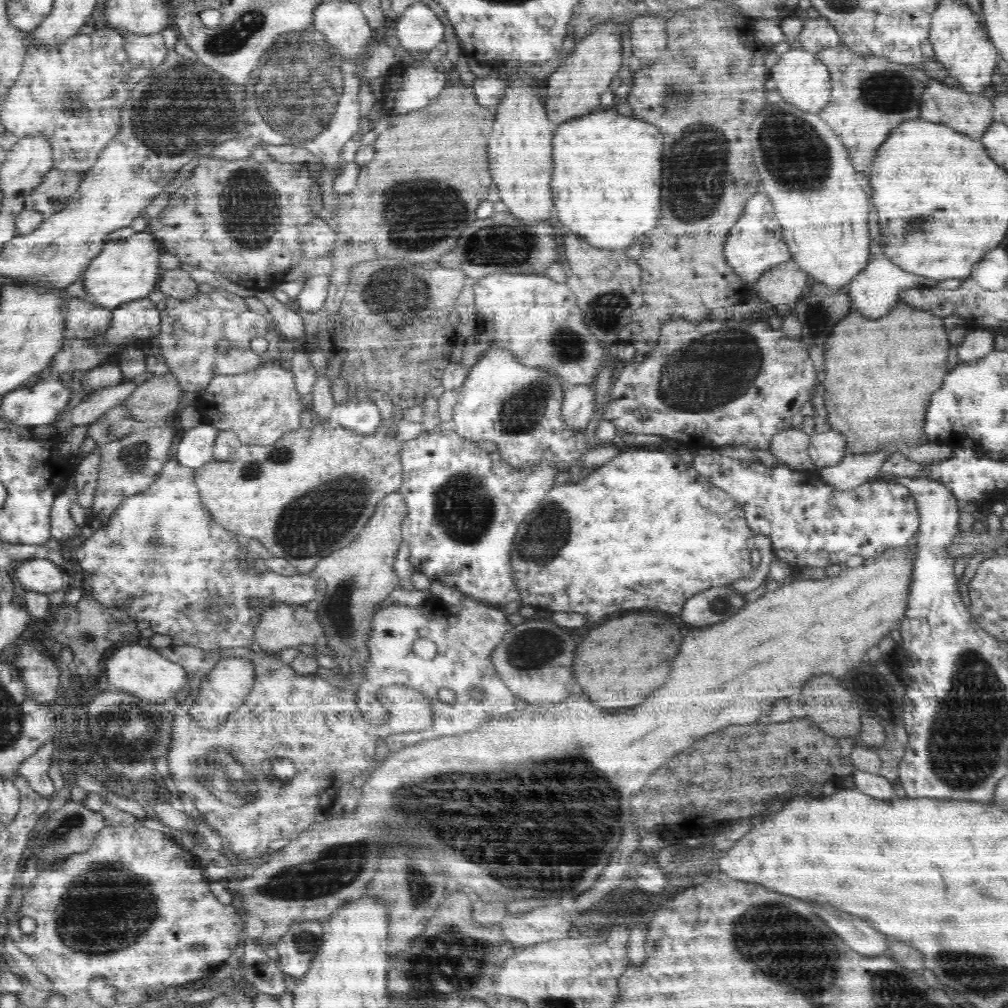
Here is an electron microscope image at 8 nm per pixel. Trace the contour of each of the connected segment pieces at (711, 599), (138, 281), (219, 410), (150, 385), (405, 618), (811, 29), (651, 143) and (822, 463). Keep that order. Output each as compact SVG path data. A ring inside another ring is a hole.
M728 585L698 592L684 604L682 620L696 628L724 622L746 604L744 595Z
M134 233L130 238L108 240L84 272L84 287L95 305L108 309L119 308L130 301L144 299L158 289L162 268L160 254L163 252L156 239L149 233Z
M280 359L265 362L248 372L237 375L216 375L208 386L198 394L194 407L201 415L203 423L210 424L218 431L232 431L237 434L242 445L268 446L278 442L286 432L301 428L300 414L307 410L306 402L296 391L294 375L280 364Z
M172 373L158 376L147 376L146 380L136 387L136 390L124 400L124 408L136 421L149 422L151 426L163 425L169 414L180 406L180 401L186 396L186 391L180 387L178 379Z
M434 596L417 607L382 605L376 610L367 638L368 666L365 668L364 680L354 693L357 707L364 718L368 718L368 722L376 725L385 723L389 712L381 705L381 690L392 684L402 684L425 694L434 714L431 726L419 734L388 735L386 744L392 752L396 752L400 744L412 746L420 740L454 736L474 730L490 718L516 710L516 695L504 684L491 659L492 651L502 642L511 627L507 615L498 607L466 596L462 596L458 604L447 604ZM418 638L428 638L436 644L437 655L434 658L423 659L414 653L412 646ZM441 688L454 690L456 700L450 704L438 700L436 693Z
M820 15L817 18L808 18L799 32L799 38L795 44L816 55L824 48L832 48L839 43L837 30L826 17Z
M600 108L553 128L552 196L558 218L596 248L625 250L660 220L662 132L634 118Z
M830 429L811 436L808 454L817 469L838 464L846 455L846 439L841 432Z

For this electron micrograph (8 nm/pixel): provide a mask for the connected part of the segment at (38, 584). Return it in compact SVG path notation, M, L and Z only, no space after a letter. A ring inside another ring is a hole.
M47 558L24 560L20 568L12 573L18 577L18 582L25 591L32 590L40 594L58 592L68 583L65 570L58 568Z

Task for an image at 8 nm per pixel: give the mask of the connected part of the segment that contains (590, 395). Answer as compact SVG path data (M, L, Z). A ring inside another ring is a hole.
M595 383L576 385L564 391L561 414L570 429L584 432L593 420L596 396Z

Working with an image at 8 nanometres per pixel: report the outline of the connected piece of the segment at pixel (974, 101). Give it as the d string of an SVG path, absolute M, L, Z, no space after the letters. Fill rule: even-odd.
M931 78L930 82L924 85L919 105L919 118L922 120L932 120L934 123L949 126L976 140L980 140L981 134L984 134L984 131L995 121L993 102L983 94L966 92L962 87L950 87Z

